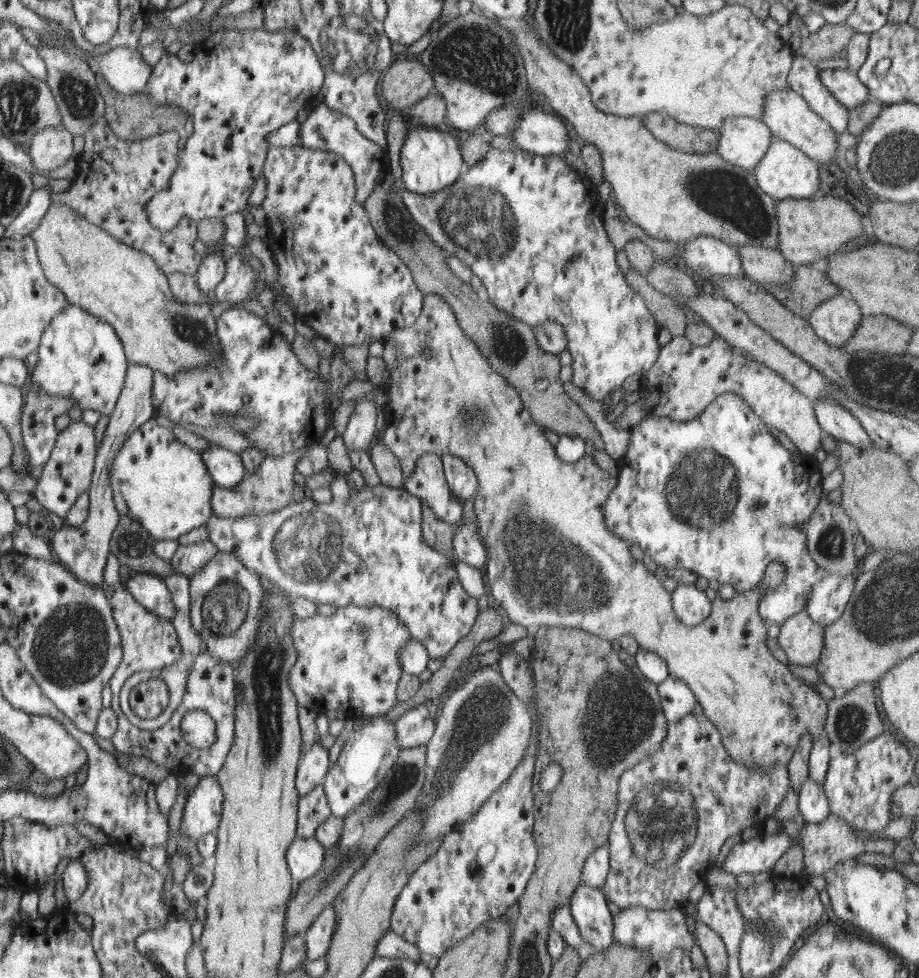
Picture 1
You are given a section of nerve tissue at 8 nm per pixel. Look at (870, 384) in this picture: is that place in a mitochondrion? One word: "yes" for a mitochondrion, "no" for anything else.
yes

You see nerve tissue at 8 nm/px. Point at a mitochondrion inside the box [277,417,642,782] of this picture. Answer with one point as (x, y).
(556, 570)

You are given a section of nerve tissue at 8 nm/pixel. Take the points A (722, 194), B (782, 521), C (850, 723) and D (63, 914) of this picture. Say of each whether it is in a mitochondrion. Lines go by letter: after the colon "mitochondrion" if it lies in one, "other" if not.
A: mitochondrion
B: other
C: mitochondrion
D: other

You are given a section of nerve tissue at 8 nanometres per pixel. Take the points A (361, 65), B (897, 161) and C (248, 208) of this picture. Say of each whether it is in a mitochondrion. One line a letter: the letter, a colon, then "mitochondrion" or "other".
A: mitochondrion
B: mitochondrion
C: other

